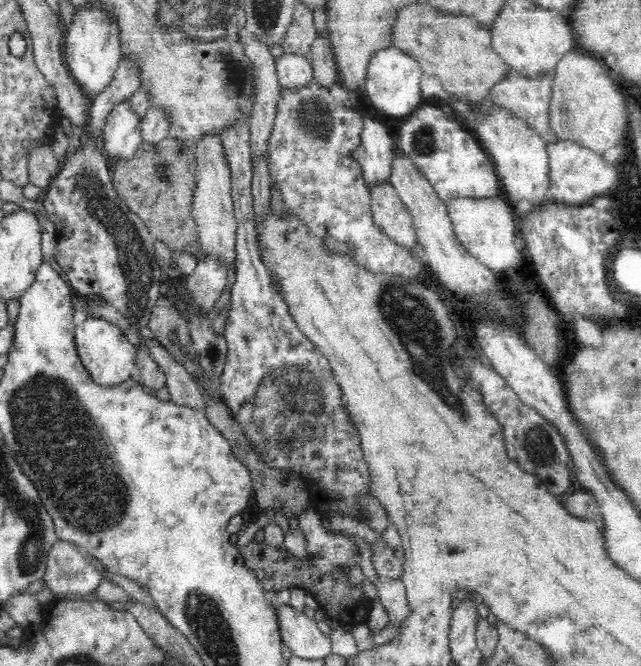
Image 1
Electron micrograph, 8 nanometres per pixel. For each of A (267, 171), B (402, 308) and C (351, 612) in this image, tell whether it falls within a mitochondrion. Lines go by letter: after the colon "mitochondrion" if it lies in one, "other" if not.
A: other
B: mitochondrion
C: other

